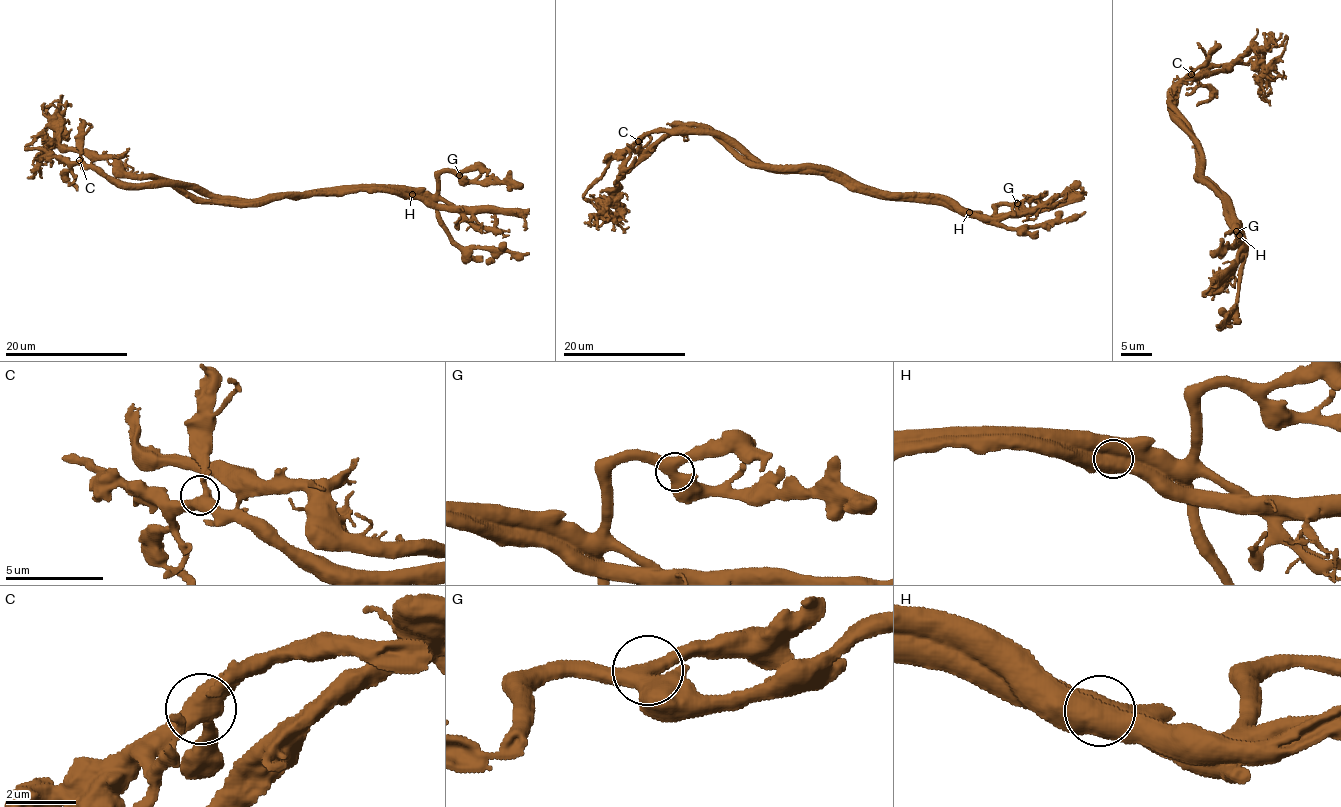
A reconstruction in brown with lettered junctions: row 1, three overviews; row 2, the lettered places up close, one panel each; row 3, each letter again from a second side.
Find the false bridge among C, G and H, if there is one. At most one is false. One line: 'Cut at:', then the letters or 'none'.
Cut at: H

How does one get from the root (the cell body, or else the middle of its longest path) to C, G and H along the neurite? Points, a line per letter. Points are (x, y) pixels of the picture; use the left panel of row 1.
C: (240, 199), (214, 199), (164, 182), (113, 184), (79, 160)
G: (240, 199), (354, 191), (430, 195), (436, 192), (438, 176), (442, 173), (456, 172), (459, 175)
H: (240, 199), (388, 190), (412, 195)

